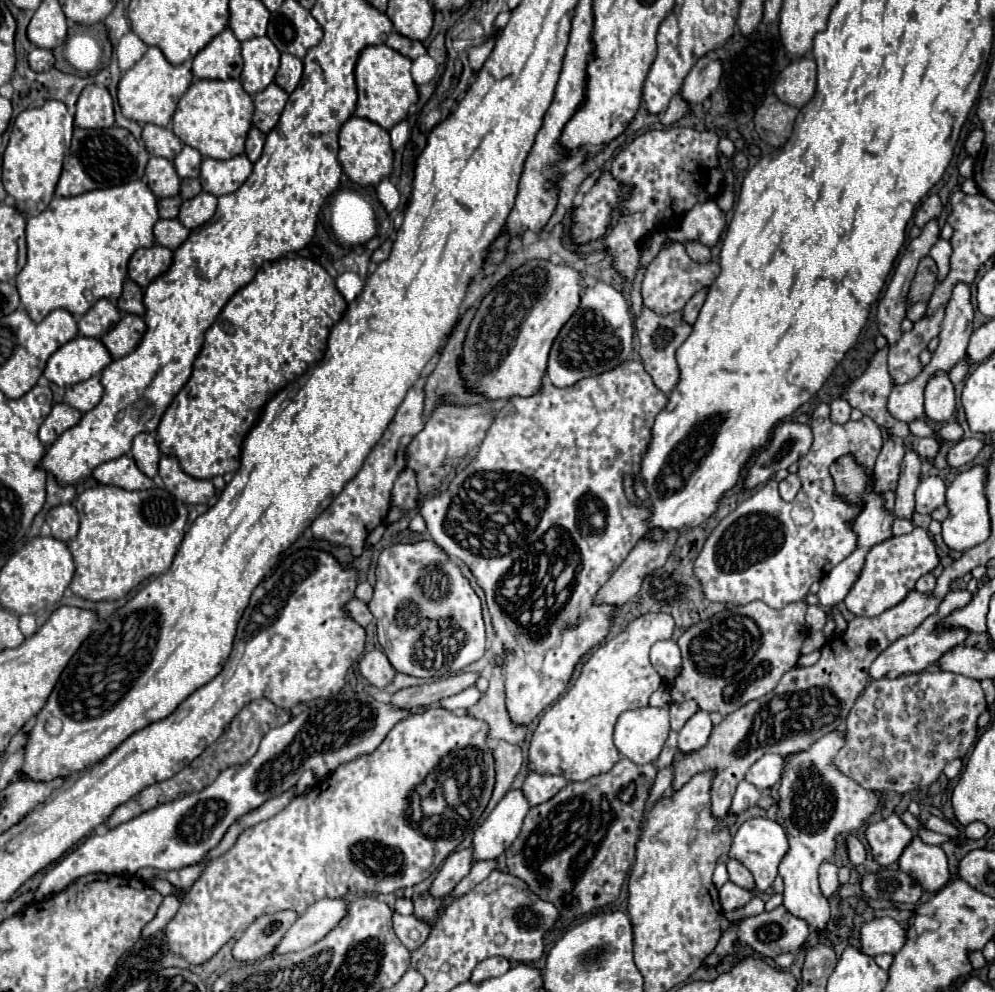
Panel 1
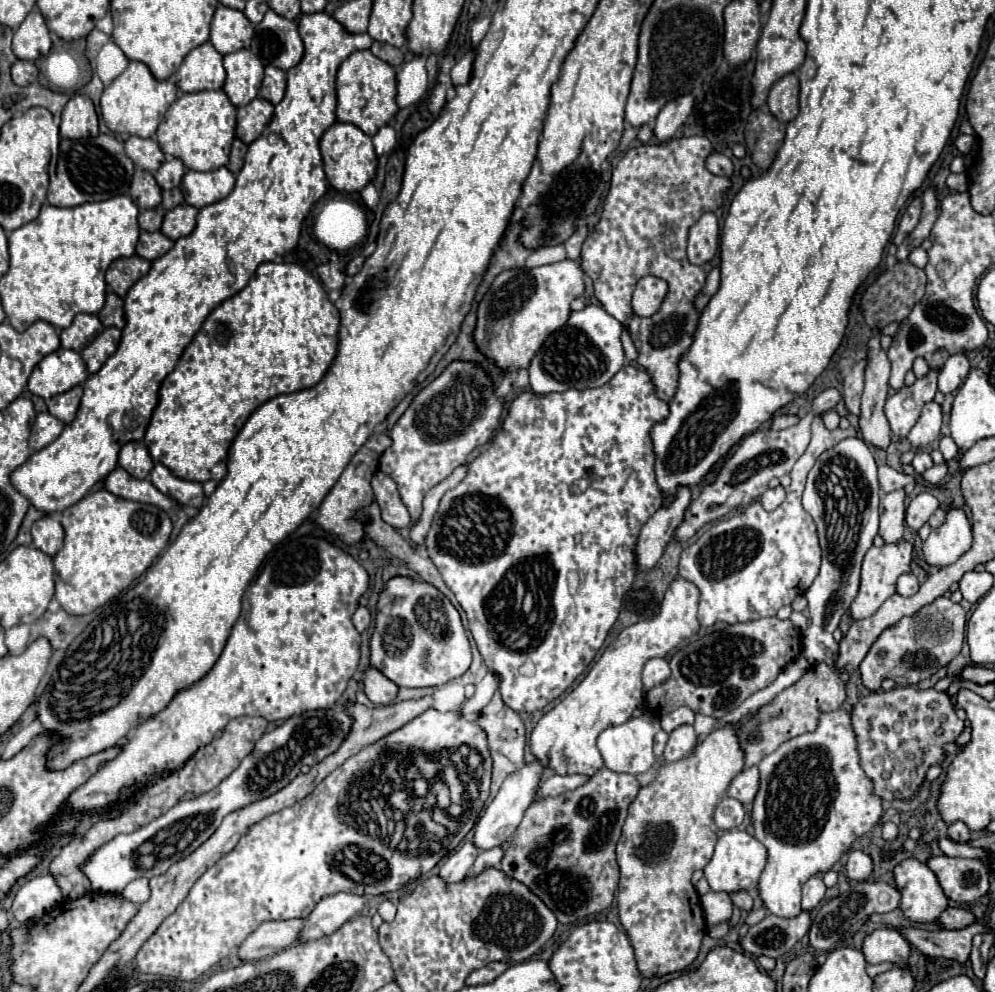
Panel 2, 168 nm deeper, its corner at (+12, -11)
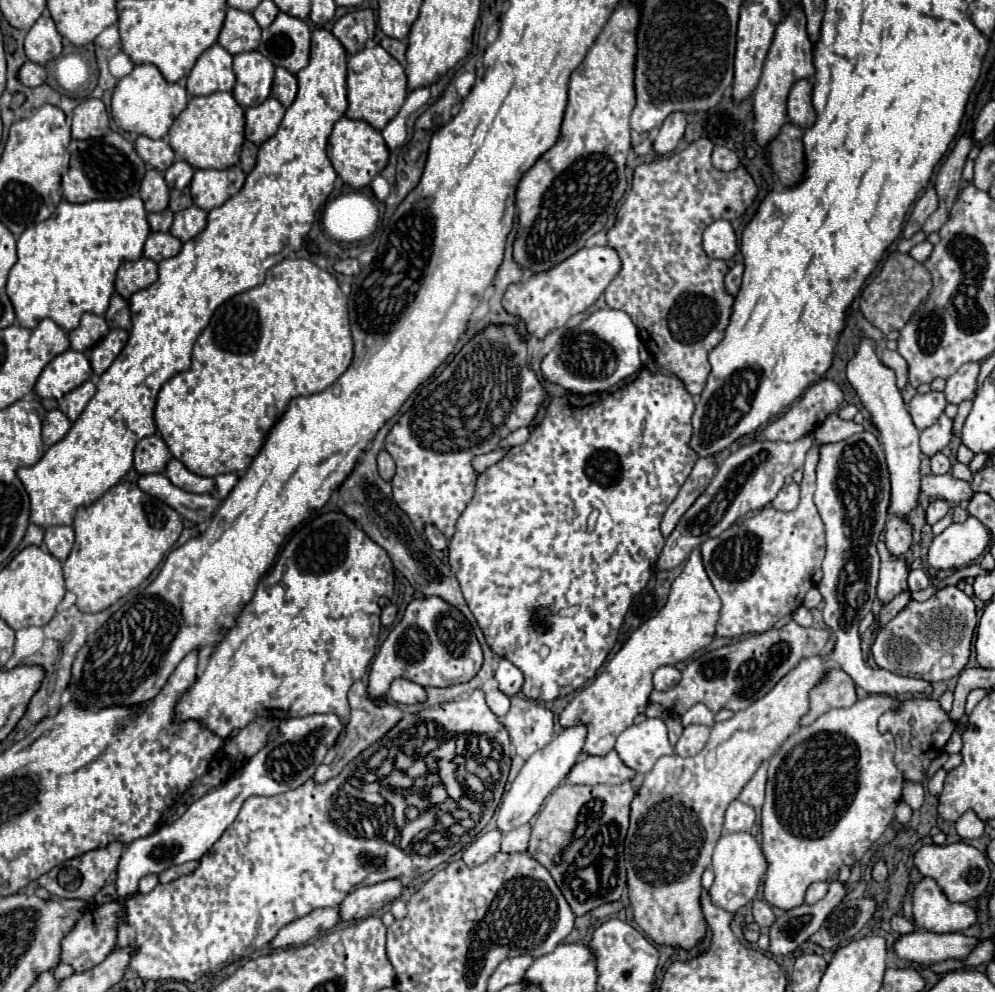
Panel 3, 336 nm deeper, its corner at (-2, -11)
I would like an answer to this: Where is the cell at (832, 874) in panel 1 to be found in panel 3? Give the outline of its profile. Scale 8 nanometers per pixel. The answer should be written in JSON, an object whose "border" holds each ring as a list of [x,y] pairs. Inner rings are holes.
{"border":[[[815,882],[815,884],[811,884],[809,890],[807,890],[807,896],[805,896],[805,904],[819,902],[821,898],[825,898],[827,890],[829,890],[829,882]]]}

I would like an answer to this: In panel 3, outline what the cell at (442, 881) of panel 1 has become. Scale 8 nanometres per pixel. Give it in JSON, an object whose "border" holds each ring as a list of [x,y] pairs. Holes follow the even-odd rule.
{"border":[[[496,815],[492,817],[487,826],[481,831],[481,836],[477,836],[463,852],[463,862],[467,866],[479,866],[483,862],[487,862],[493,854],[499,852],[499,844],[501,844],[501,838],[503,838],[503,832],[499,830],[493,830],[496,828]]]}

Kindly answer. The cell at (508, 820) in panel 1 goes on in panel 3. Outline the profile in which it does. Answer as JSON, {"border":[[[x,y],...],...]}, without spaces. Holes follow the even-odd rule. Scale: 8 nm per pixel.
{"border":[[[573,726],[563,730],[559,736],[555,736],[543,750],[537,750],[521,768],[515,782],[511,784],[511,790],[503,796],[499,810],[497,810],[497,828],[501,832],[511,832],[523,824],[527,824],[541,808],[543,800],[559,786],[559,782],[569,774],[573,764],[577,762],[581,748],[585,742],[585,726]]]}

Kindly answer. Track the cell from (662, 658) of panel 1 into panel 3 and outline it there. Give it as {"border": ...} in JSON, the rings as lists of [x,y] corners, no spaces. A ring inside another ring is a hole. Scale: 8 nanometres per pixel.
{"border":[[[661,666],[655,670],[655,676],[653,676],[655,690],[667,690],[675,686],[679,680],[681,680],[681,670],[677,666]]]}

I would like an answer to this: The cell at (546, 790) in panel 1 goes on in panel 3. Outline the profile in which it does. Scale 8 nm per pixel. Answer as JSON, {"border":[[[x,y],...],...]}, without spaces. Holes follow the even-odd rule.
{"border":[[[609,752],[607,756],[585,756],[583,762],[577,762],[567,774],[569,784],[621,784],[629,778],[635,778],[635,772],[627,768],[619,756]]]}

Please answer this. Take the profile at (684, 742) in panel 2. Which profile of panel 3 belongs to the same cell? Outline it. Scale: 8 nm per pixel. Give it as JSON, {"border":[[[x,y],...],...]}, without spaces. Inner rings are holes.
{"border":[[[693,724],[693,726],[687,726],[675,746],[675,754],[679,754],[681,758],[687,758],[687,756],[695,756],[707,742],[709,738],[709,728],[707,726],[699,726],[699,724]]]}

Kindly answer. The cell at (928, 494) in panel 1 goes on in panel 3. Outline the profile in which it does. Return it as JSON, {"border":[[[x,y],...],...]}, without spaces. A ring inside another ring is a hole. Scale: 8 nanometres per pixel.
{"border":[[[931,500],[931,504],[929,504],[929,508],[927,508],[927,524],[935,524],[935,522],[939,522],[947,512],[949,512],[949,502],[947,500]]]}

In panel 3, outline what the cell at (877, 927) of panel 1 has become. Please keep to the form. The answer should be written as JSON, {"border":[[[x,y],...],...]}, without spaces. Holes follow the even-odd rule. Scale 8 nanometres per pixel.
{"border":[[[917,930],[895,940],[893,950],[901,960],[911,960],[915,964],[933,964],[947,958],[961,960],[975,948],[975,944],[975,938],[963,934],[935,934]]]}

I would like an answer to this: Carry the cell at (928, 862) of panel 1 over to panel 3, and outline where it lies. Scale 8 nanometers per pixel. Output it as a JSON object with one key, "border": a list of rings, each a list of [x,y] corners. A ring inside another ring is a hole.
{"border":[[[921,878],[913,890],[915,926],[929,932],[959,932],[975,924],[977,914],[967,904],[953,904],[933,878]]]}

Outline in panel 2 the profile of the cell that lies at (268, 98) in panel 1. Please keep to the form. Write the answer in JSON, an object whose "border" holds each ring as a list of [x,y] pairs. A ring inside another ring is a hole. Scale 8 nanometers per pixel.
{"border":[[[255,98],[247,106],[237,108],[237,138],[245,144],[251,144],[255,138],[259,138],[271,116],[273,104],[263,98]]]}

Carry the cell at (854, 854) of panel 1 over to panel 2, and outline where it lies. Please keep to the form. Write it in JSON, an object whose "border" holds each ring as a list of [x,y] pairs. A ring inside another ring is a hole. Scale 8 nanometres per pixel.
{"border":[[[853,850],[849,854],[849,860],[847,860],[847,876],[851,880],[867,880],[873,872],[873,862],[871,862],[871,856],[867,856],[865,852],[861,850]]]}

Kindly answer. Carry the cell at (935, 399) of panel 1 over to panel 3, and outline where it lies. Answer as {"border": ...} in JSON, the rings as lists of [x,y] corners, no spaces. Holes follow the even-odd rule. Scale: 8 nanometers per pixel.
{"border":[[[941,414],[933,426],[921,432],[921,450],[927,456],[941,452],[949,444],[951,434],[953,434],[953,420],[947,414]]]}

